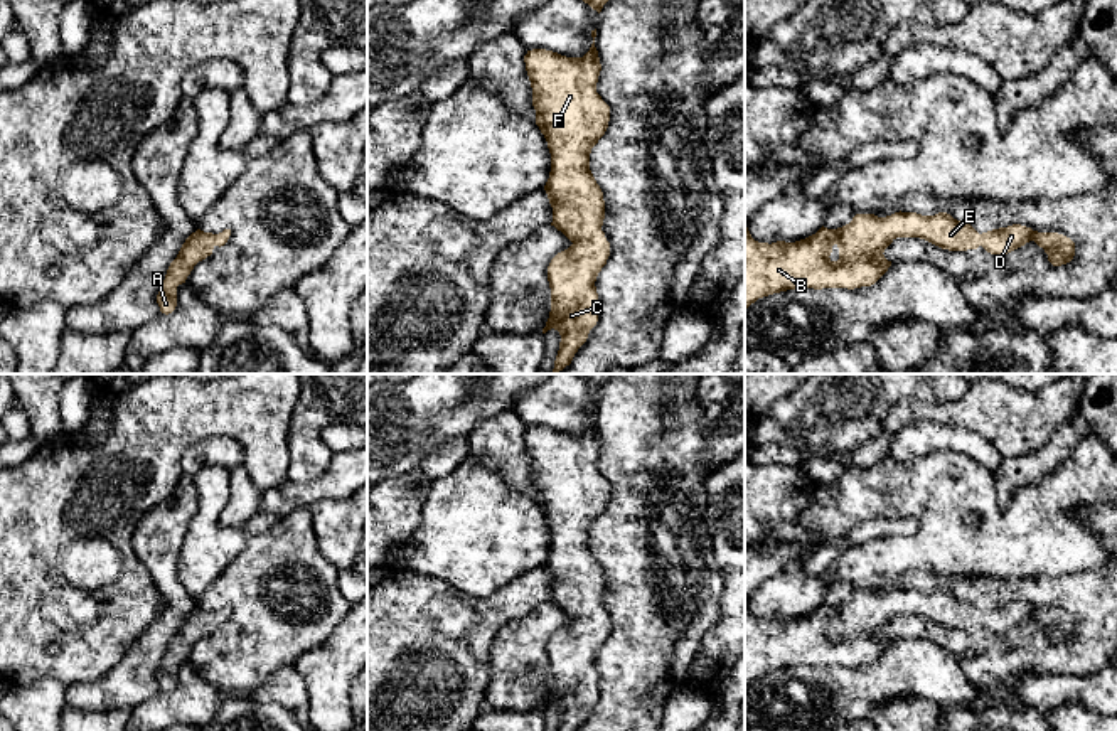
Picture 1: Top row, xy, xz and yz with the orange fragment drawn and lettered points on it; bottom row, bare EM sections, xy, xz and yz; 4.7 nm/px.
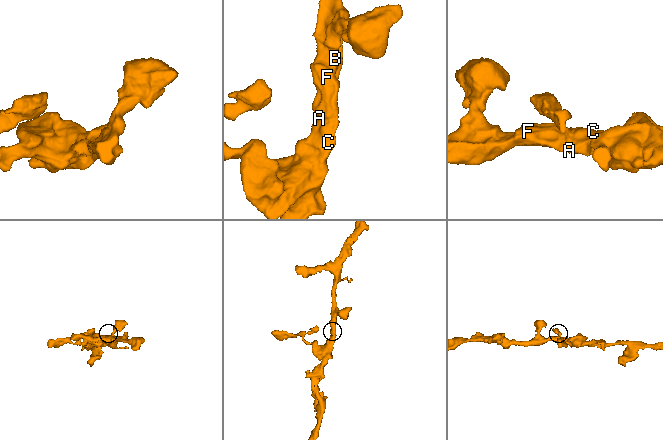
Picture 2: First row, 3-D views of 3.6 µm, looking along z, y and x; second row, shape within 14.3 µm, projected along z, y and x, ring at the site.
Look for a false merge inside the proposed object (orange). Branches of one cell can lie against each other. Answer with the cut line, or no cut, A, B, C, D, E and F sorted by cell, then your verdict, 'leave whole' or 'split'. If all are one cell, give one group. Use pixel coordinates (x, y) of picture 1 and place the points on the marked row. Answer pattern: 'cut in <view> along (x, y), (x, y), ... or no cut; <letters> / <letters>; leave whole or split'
no cut; A B C D E F; leave whole

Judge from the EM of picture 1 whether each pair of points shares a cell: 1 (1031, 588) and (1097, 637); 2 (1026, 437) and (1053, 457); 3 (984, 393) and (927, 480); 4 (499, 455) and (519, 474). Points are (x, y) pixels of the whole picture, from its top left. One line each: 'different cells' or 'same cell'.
1: same cell
2: different cells
3: different cells
4: same cell

